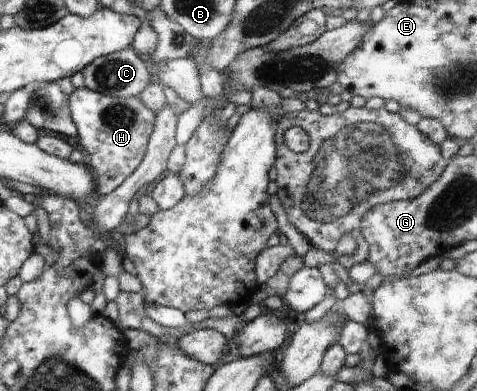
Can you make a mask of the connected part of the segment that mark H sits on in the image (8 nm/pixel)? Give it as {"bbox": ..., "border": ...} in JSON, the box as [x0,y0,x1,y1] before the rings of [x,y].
{"bbox":[68,85,156,198],"border":[[[85,85],[75,89],[68,97],[68,107],[71,118],[78,130],[79,142],[83,150],[89,154],[89,169],[94,177],[94,188],[102,198],[113,192],[133,171],[141,164],[148,140],[152,130],[156,114],[145,106],[145,103],[137,97],[112,97],[95,92]]]}

